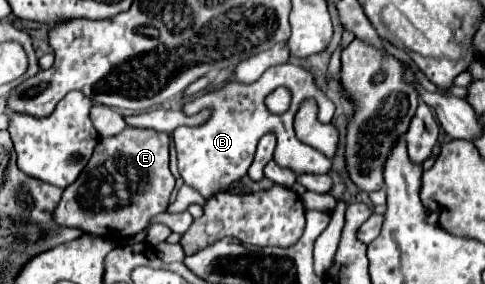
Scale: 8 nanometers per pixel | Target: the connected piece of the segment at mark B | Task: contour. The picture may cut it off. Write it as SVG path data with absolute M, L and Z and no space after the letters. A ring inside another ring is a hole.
M278 64L268 68L256 82L242 84L242 82L228 82L226 86L218 90L208 90L202 96L196 96L194 100L186 102L182 106L182 112L186 116L192 116L200 112L202 108L212 108L212 116L206 124L198 126L178 126L174 136L174 146L178 152L178 172L184 180L184 184L198 190L204 198L212 198L218 192L224 192L230 188L232 182L244 178L248 172L256 152L256 142L268 134L274 132L278 138L276 150L274 150L274 162L282 168L292 170L296 176L302 174L328 174L332 168L332 162L318 154L318 150L308 148L306 144L300 144L300 140L294 136L294 112L298 110L300 102L306 98L314 98L318 102L318 110L324 122L330 122L334 116L334 102L316 86L314 76L296 64ZM276 88L288 88L292 94L292 104L284 114L272 114L266 106L266 96L274 92Z

